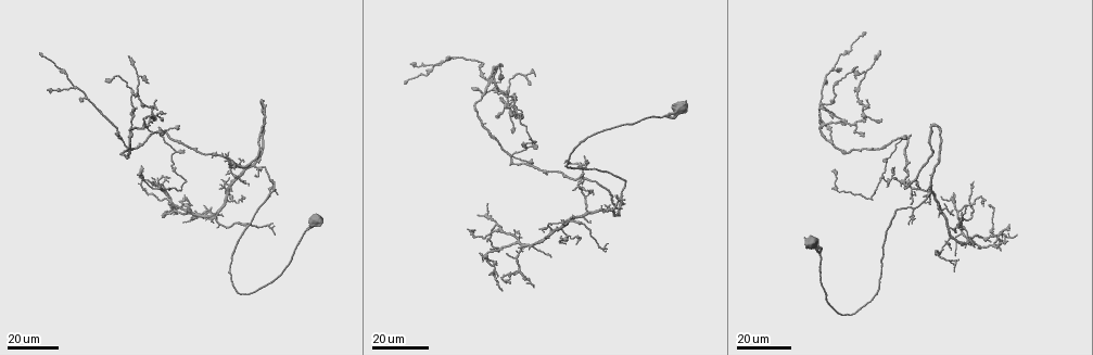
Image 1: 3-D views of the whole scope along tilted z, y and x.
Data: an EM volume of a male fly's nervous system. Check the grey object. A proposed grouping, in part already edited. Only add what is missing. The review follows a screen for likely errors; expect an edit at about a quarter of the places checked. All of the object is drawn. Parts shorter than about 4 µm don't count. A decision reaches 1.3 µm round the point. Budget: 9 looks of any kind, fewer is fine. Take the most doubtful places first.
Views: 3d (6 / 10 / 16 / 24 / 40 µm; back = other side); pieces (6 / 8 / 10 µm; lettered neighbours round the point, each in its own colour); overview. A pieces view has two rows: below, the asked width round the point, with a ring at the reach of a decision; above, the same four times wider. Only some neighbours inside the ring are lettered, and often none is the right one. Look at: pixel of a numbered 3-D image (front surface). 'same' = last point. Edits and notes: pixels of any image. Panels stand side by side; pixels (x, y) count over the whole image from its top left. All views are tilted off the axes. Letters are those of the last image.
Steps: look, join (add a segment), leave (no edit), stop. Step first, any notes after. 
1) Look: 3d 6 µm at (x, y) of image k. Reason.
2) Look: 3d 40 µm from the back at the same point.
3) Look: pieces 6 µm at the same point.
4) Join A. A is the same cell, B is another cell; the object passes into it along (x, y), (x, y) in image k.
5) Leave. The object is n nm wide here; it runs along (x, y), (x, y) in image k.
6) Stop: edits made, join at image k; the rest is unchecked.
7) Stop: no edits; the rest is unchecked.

Look: 3d 16 µm at (496, 277) of image 1. Thin end.

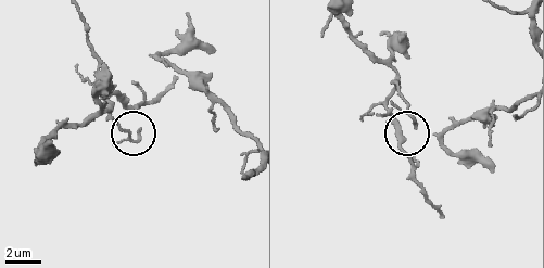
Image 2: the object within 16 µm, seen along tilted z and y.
Look: pieces 8 µm at (140, 131) of image 2.

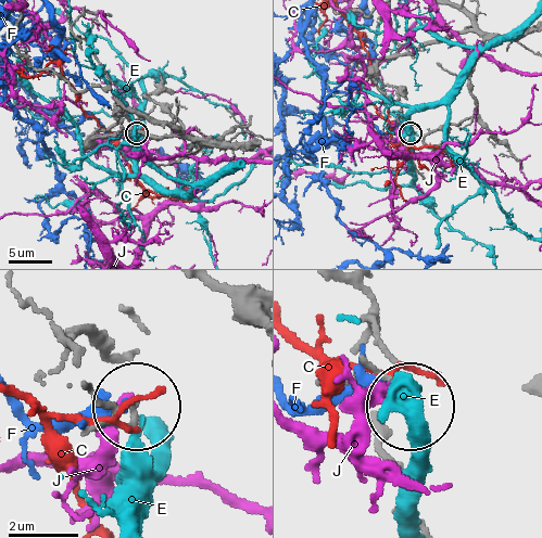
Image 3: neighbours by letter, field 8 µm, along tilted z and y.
Leave. The object is 190 nm wide here; C, E, F and J are other cells; it runs along (85, 385), (116, 415), (135, 407) in image 3; none of them fits.

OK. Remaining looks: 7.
Look: 3d 16 µm at (513, 231) of image 1. An open end.

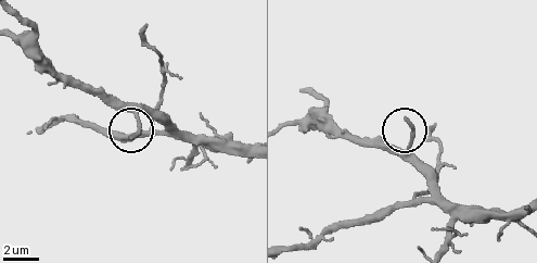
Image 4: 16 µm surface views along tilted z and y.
Look: pieces 8 µm at (406, 121) of image 4.

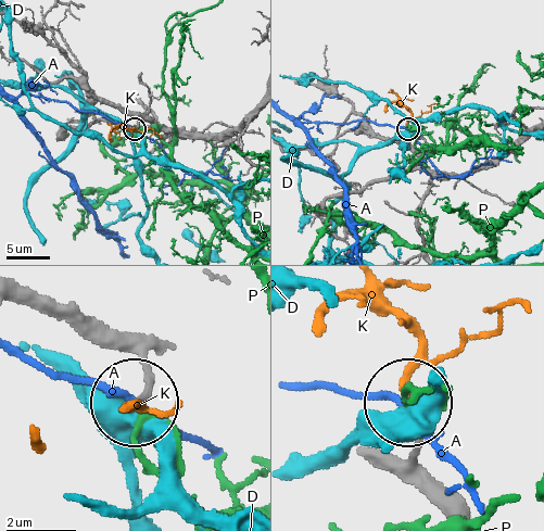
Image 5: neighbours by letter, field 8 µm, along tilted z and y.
Join K. The object is 180 nm wide here; K is the same cell, A, D and P are other cells; the neuron continues.

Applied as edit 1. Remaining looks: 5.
Look: overview.

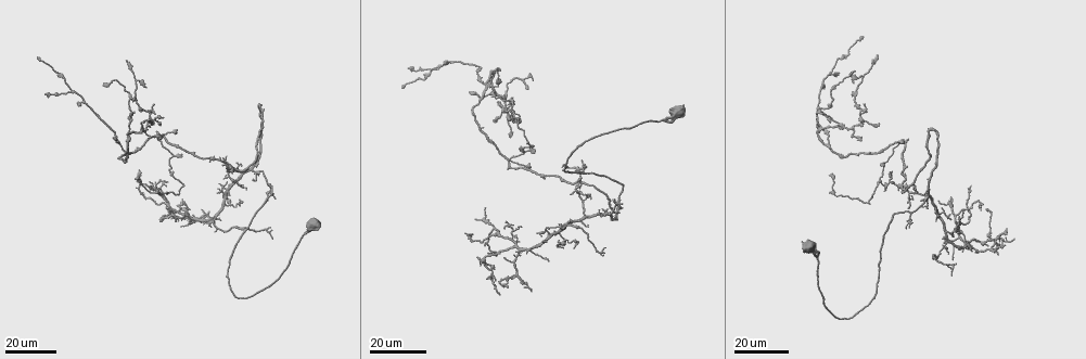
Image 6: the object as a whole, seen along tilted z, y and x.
Look: 3d 24 µm at (584, 164) of image 6. Tapers out.

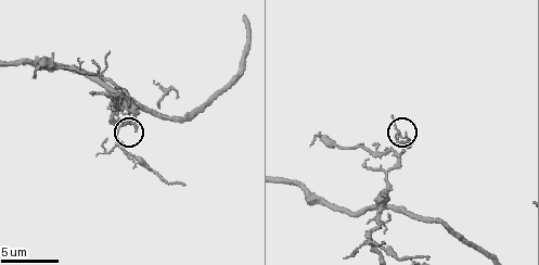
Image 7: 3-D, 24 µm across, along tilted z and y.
Look: 3d 6 µm at (407, 138) of image 7.

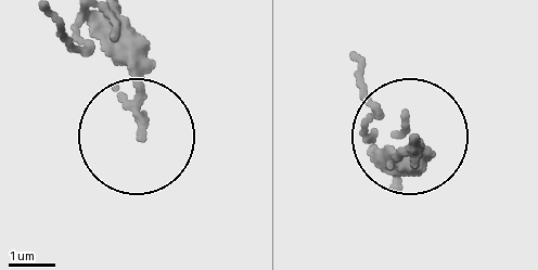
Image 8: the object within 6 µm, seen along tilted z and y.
Look: pieces 6 µm at (142, 132) of image 8.

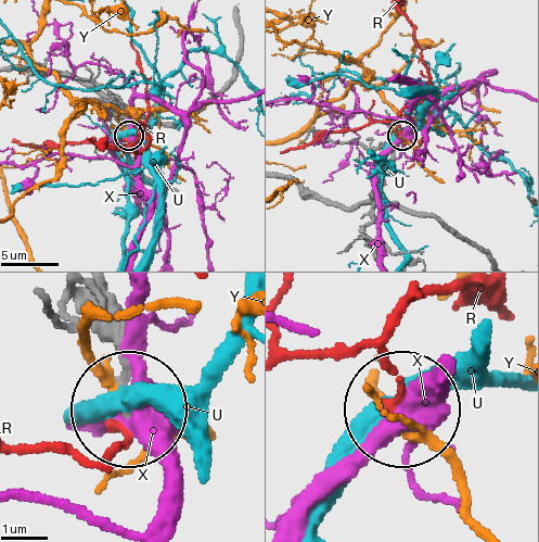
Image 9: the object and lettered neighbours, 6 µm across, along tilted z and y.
Leave. R, U, X and Y are other cells; no lettered segment goes on from it.

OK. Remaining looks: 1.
Stop: edits made, join at image 5; the rest is unchecked.

